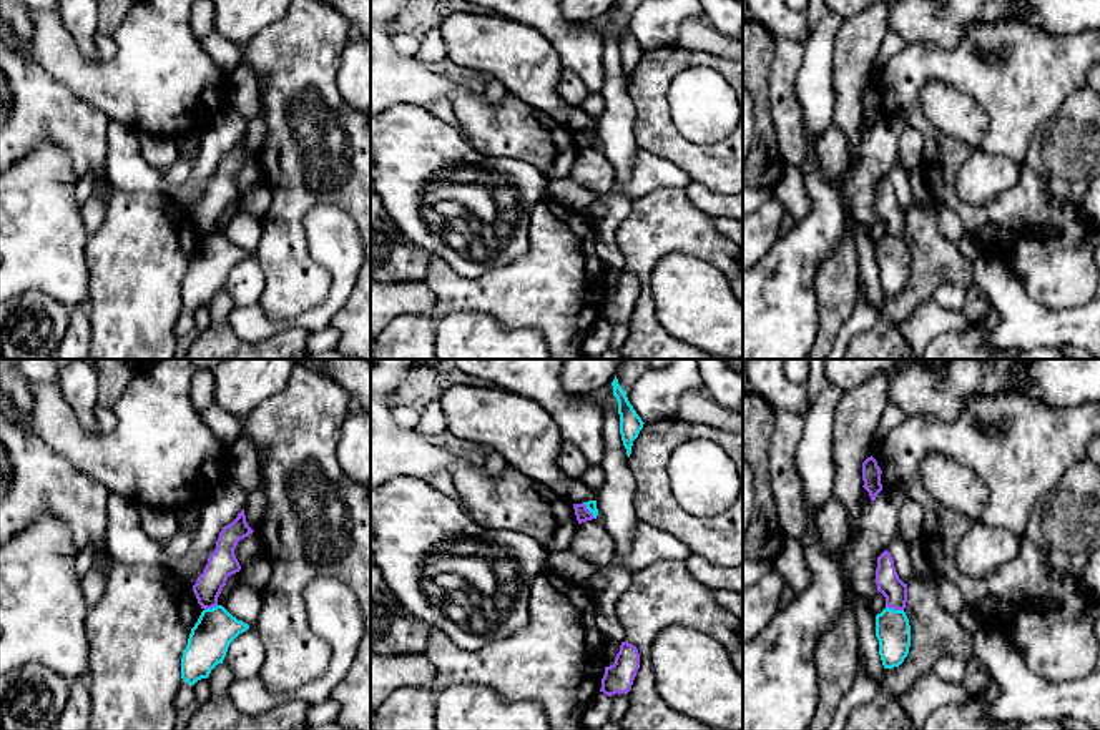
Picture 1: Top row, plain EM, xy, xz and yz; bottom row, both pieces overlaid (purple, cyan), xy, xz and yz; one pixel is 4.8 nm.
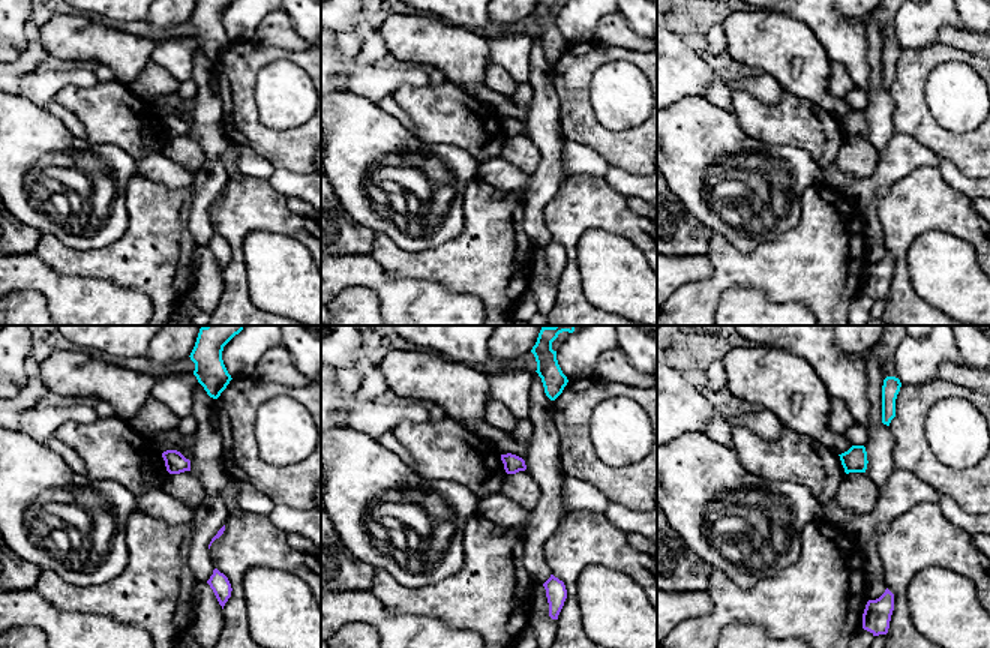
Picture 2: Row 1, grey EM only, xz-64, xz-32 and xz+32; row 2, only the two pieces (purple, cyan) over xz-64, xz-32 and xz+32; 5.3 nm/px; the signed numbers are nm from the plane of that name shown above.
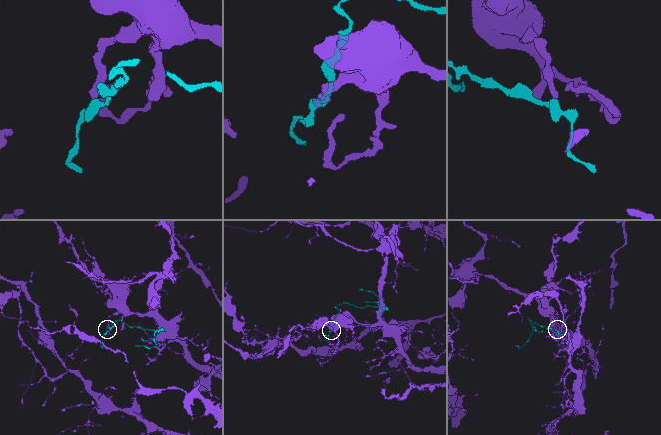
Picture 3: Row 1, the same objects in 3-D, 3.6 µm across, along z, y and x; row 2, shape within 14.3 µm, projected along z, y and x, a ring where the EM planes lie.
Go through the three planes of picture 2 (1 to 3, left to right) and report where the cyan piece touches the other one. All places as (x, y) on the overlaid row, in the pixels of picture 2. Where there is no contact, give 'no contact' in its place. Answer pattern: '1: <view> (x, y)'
1: no contact
2: no contact
3: no contact

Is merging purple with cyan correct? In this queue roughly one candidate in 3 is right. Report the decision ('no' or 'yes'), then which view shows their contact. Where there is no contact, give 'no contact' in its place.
no | yz

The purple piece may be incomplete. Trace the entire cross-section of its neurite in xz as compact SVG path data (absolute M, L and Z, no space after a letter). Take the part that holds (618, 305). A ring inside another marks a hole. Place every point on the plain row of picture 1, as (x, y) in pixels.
M621 269L620 279L615 284L615 291L605 294L600 319L603 319L608 324L615 321L628 321L638 296L640 296L638 276L628 269Z

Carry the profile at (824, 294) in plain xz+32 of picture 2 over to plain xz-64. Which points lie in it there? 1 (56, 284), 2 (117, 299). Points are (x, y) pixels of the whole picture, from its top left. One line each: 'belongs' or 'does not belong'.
1: does not belong
2: does not belong

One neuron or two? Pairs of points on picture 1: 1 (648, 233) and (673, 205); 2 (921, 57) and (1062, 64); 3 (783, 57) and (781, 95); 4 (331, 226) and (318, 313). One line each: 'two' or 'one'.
1: one
2: one
3: one
4: one

